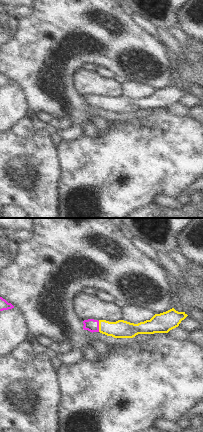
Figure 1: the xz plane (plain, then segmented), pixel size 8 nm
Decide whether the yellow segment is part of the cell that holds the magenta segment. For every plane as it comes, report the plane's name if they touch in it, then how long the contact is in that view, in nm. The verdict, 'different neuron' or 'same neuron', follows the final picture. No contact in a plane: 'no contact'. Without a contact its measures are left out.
meets magenta in xz; contact 90 nm long

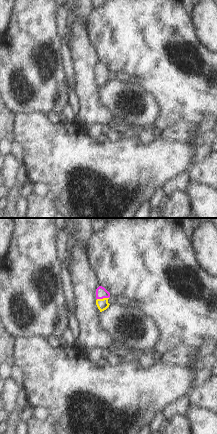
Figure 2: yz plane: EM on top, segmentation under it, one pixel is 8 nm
meets magenta in yz; contact 100 nm long

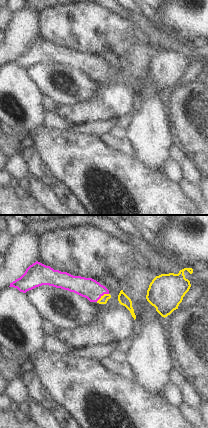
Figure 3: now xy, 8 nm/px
meets magenta in xy; contact 120 nm long

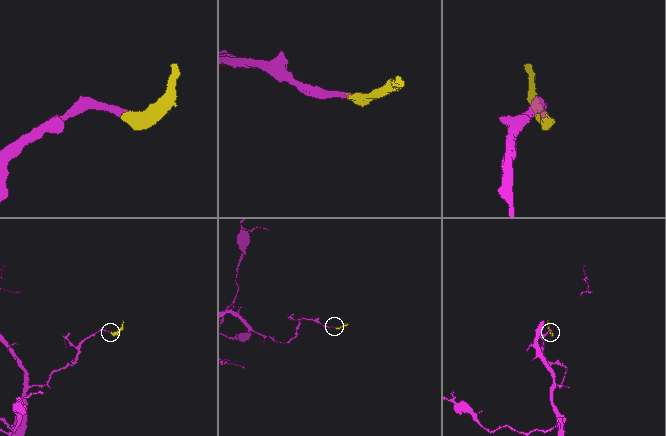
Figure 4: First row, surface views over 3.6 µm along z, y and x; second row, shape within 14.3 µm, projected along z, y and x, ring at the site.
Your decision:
same neuron

